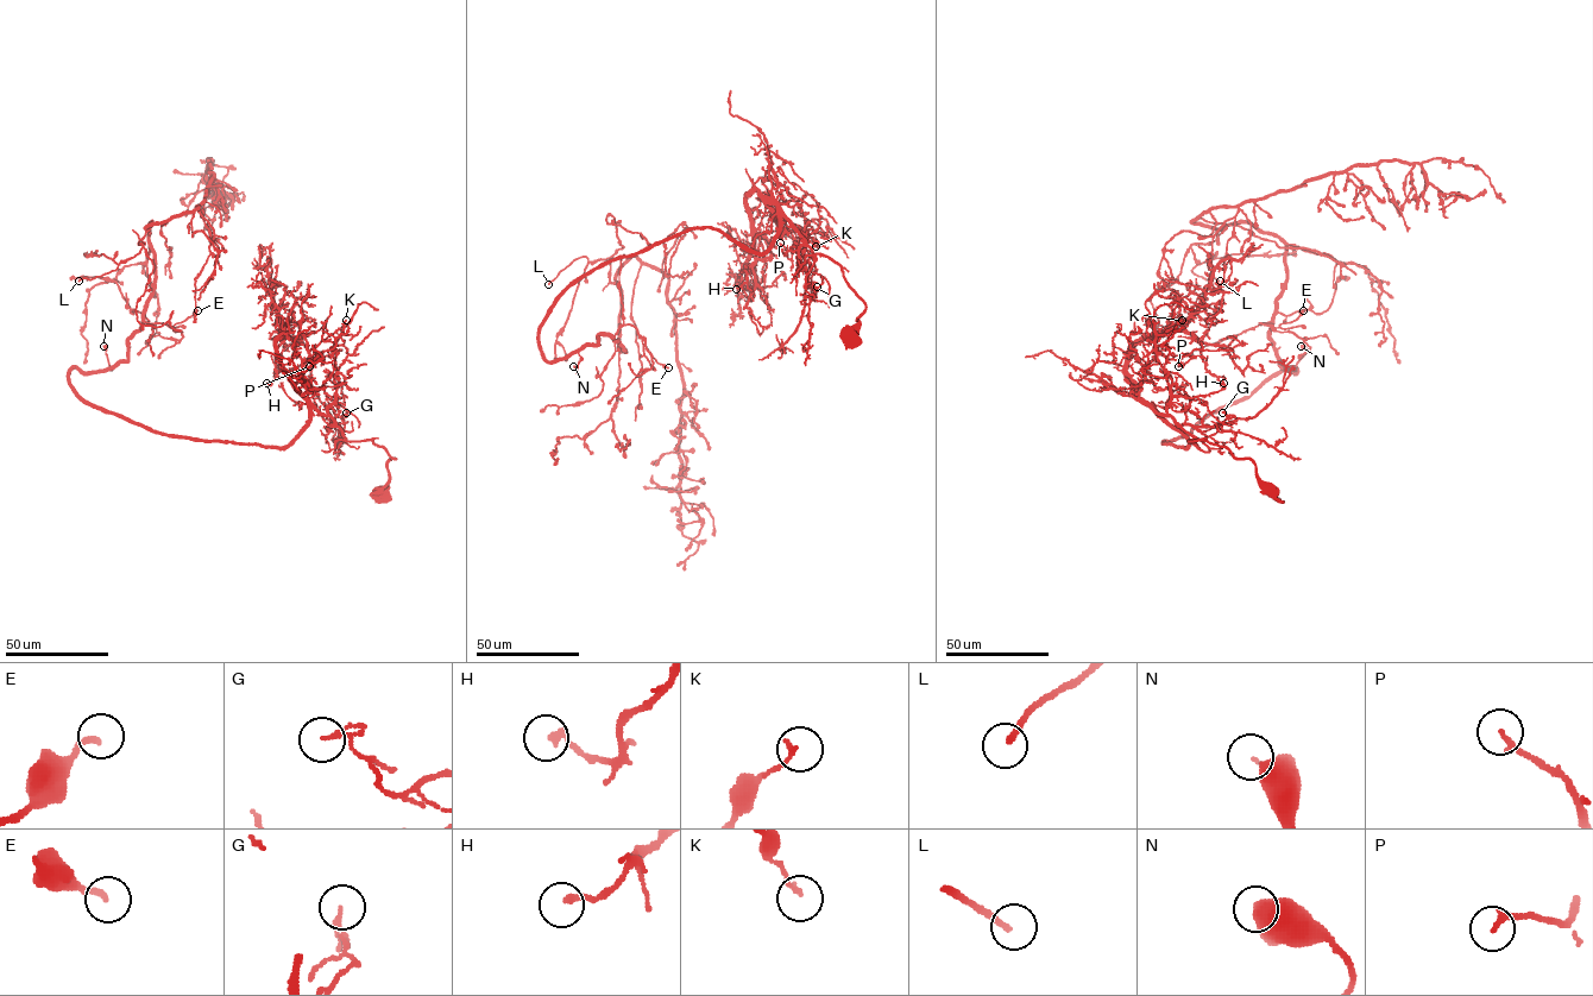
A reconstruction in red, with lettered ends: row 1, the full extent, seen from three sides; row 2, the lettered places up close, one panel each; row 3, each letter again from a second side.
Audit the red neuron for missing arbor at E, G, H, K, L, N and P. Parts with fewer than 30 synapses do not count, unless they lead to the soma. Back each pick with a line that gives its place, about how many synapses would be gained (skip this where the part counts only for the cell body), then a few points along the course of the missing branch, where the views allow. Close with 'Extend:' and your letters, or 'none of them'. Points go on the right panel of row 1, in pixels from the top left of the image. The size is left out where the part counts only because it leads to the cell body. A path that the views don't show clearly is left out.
Extend: none of them

